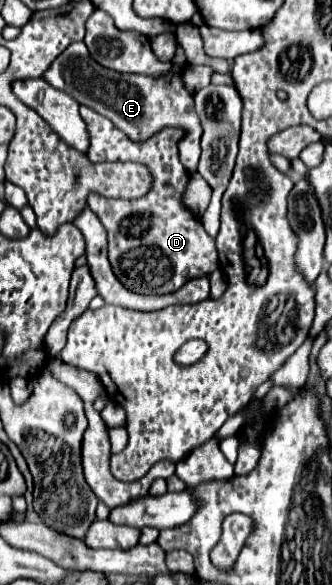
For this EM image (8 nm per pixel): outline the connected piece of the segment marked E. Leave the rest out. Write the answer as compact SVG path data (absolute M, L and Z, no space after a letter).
M83 41L71 43L71 47L61 53L51 67L45 71L45 81L55 89L65 91L81 105L91 107L99 115L113 121L129 139L145 141L161 127L177 127L185 131L179 143L179 159L189 173L197 171L197 161L201 155L199 139L201 139L201 125L199 117L193 107L193 95L185 91L181 81L181 67L173 65L173 71L165 75L165 79L153 79L145 75L123 75L111 69L101 67L89 57L89 51Z

